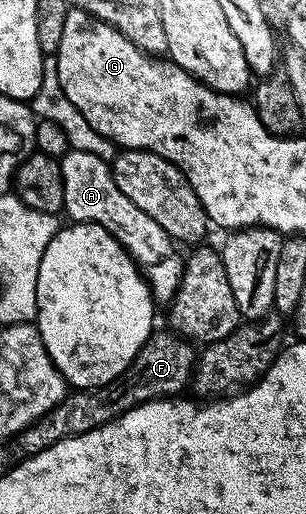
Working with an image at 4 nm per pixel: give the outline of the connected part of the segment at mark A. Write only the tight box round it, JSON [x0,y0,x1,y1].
[58,148,184,303]

